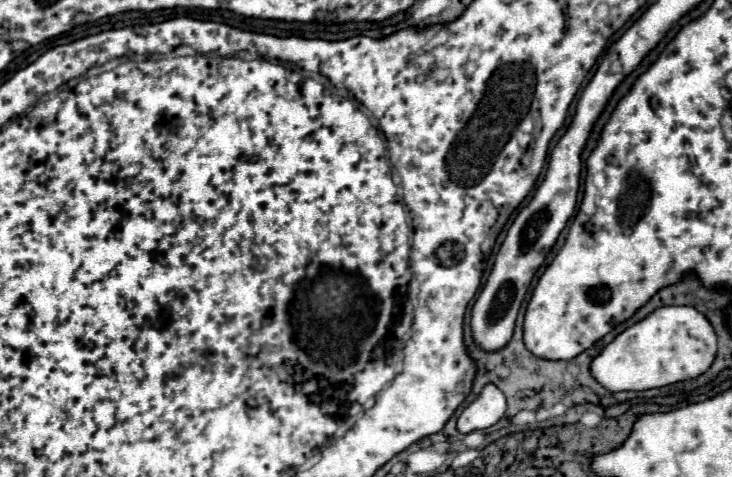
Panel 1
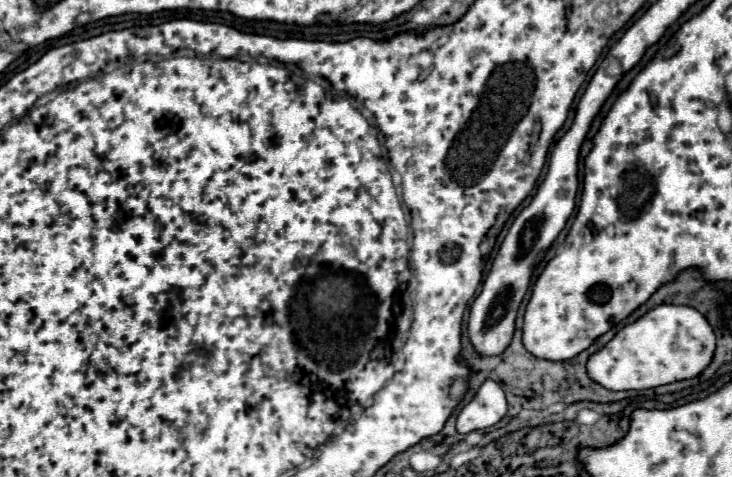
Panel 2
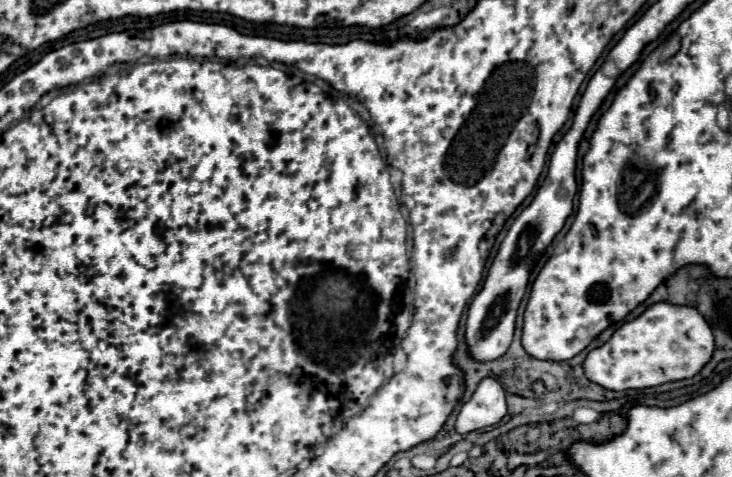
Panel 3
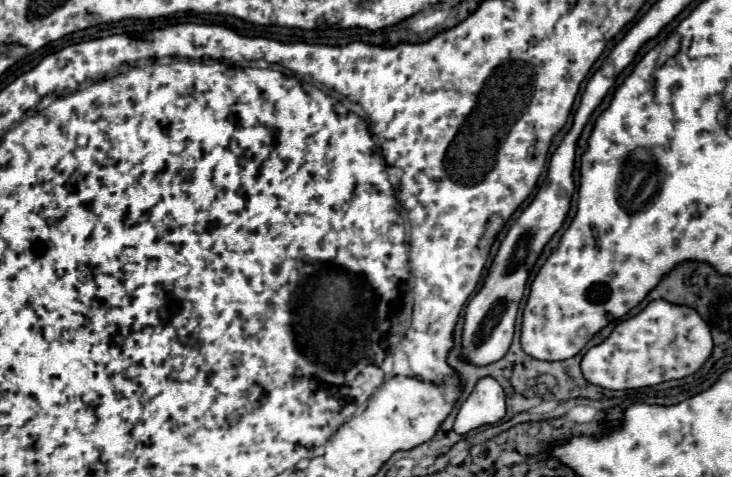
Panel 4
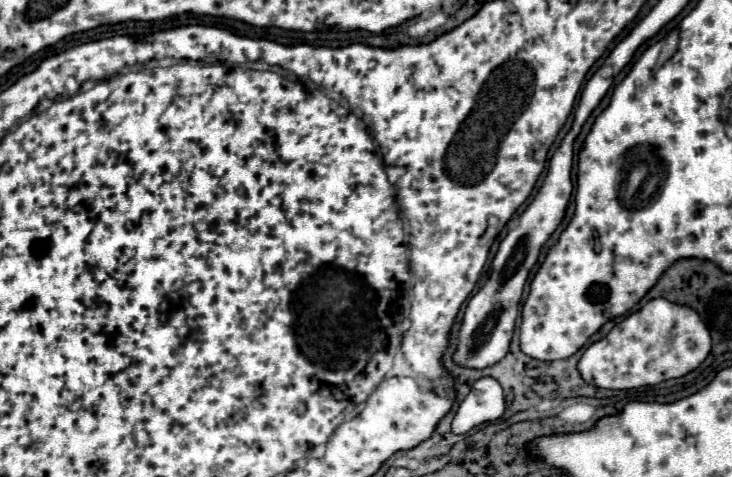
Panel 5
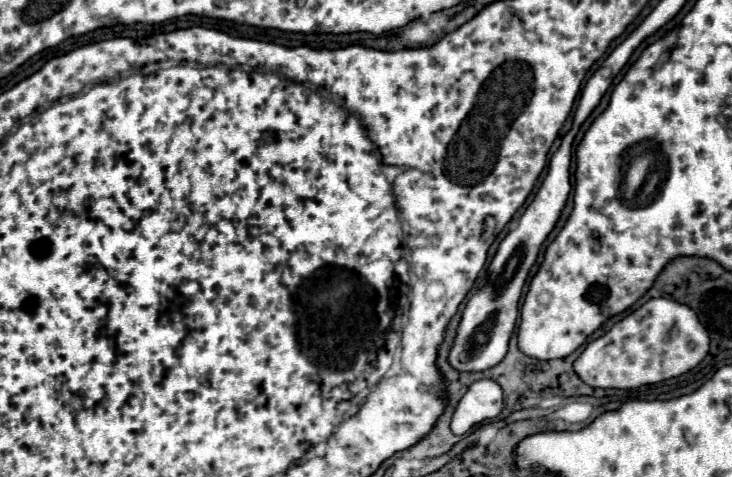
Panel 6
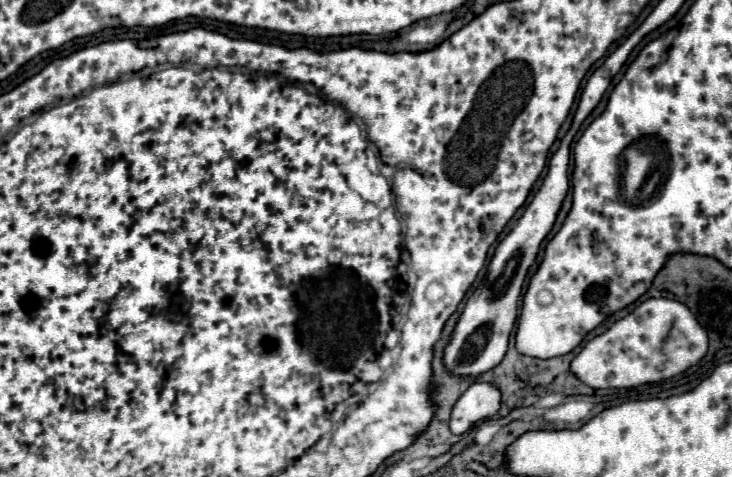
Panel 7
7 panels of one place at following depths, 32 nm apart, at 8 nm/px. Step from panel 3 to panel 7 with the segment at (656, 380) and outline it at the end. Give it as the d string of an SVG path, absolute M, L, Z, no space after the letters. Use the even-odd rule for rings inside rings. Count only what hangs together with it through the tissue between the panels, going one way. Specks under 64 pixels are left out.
M650 298L640 304L634 312L614 322L604 334L592 338L582 352L572 360L570 370L592 388L636 388L642 384L654 384L672 376L686 372L690 366L698 364L708 352L708 334L700 324L696 324L696 316L688 312L688 306L670 300L670 298Z

